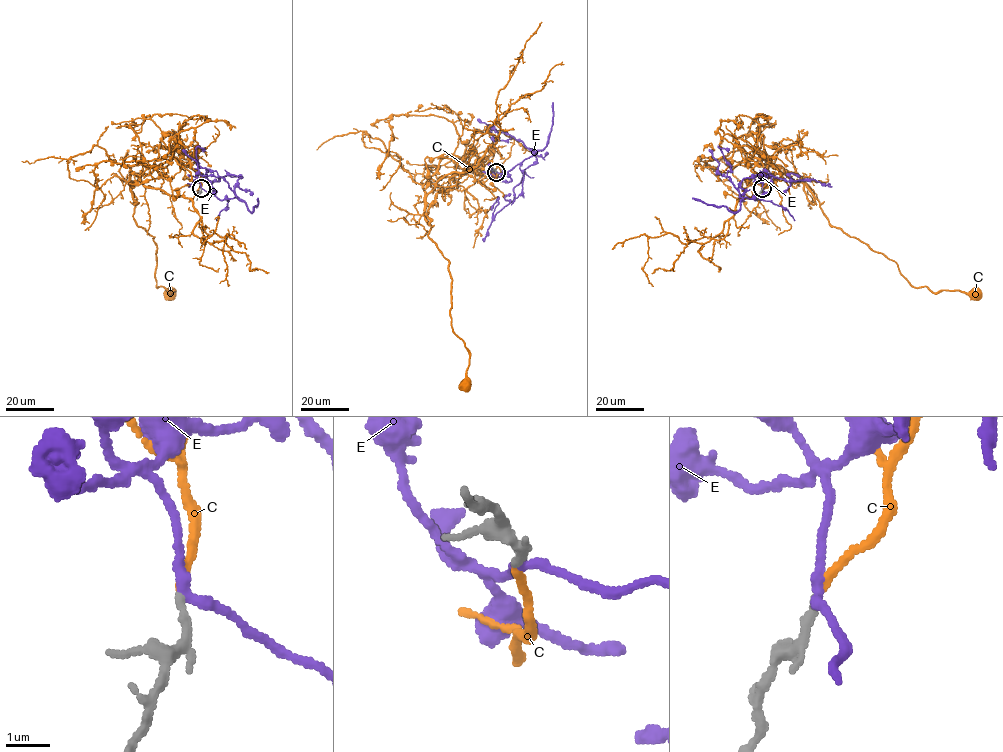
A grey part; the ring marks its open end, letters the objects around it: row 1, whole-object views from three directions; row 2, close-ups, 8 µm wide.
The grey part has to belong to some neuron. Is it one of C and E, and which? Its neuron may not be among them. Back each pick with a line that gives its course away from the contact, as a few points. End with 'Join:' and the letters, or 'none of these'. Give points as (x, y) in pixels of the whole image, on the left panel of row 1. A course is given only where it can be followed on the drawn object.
C: via (200, 188), (199, 173), (179, 159), (128, 166), (134, 220), (153, 237), (156, 286), (170, 293)
Join: C

